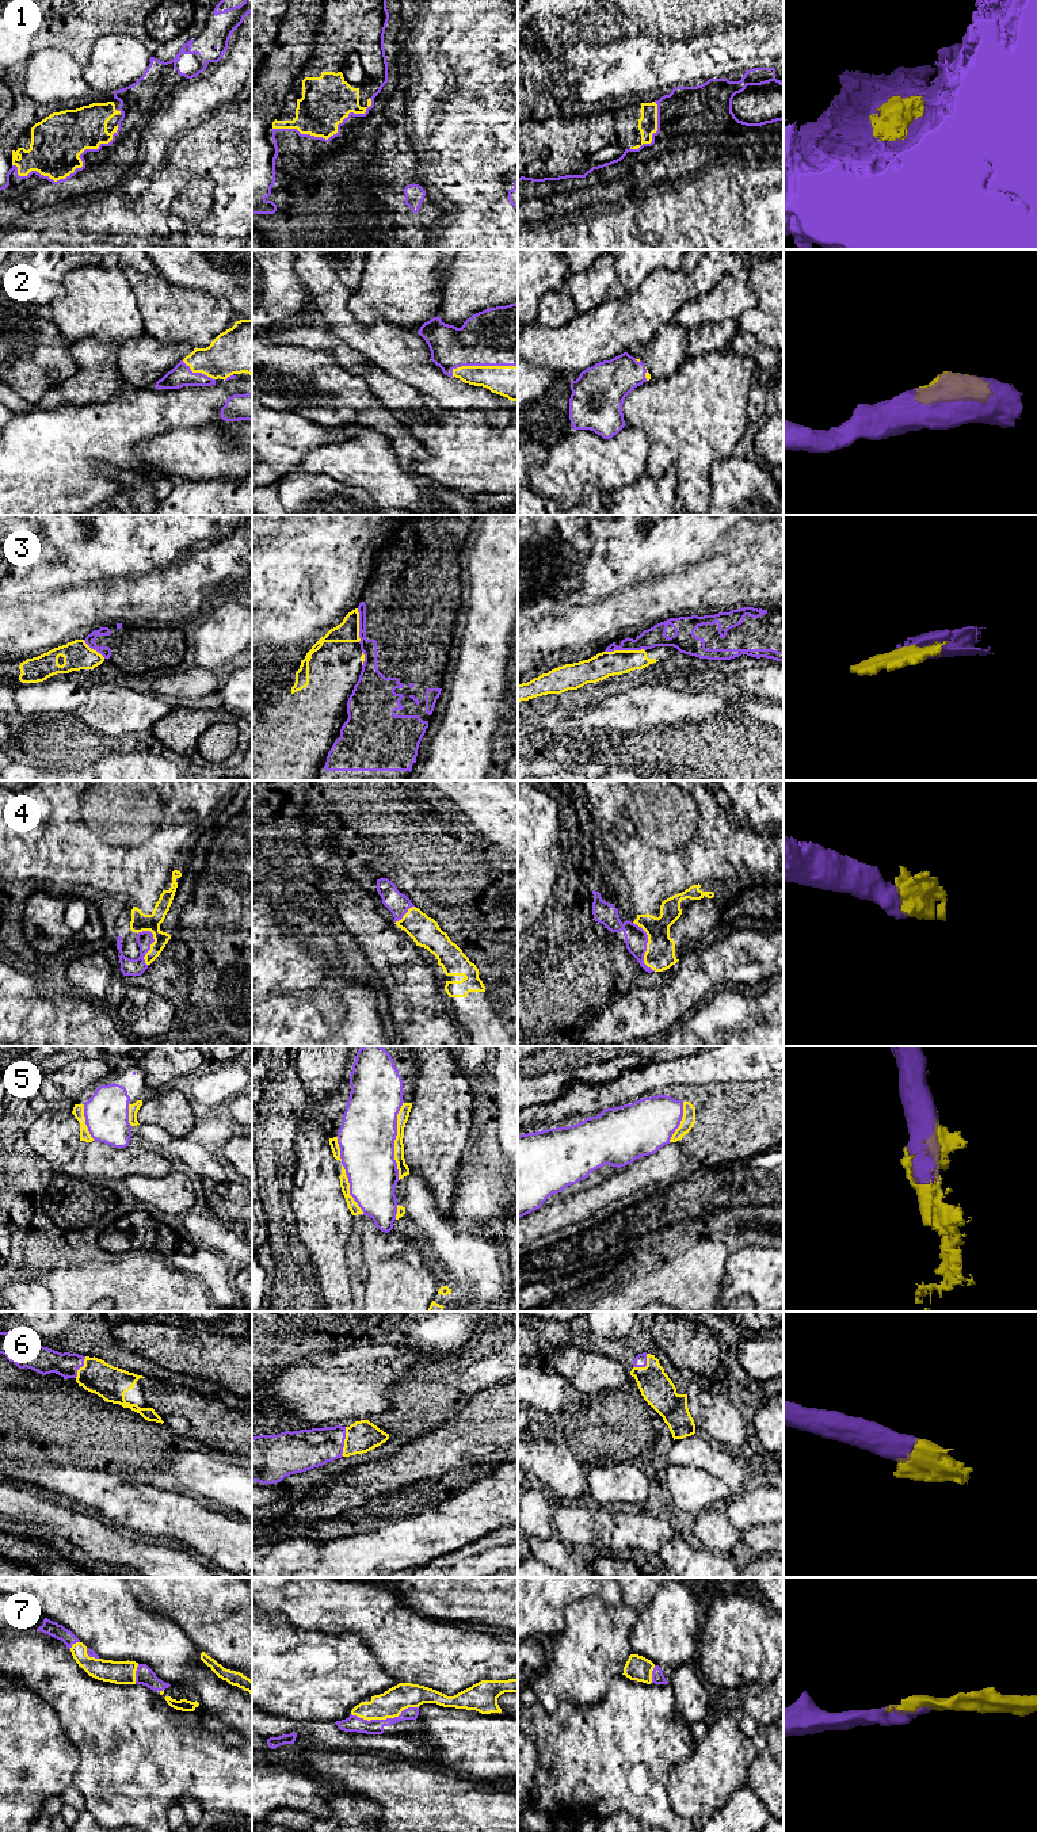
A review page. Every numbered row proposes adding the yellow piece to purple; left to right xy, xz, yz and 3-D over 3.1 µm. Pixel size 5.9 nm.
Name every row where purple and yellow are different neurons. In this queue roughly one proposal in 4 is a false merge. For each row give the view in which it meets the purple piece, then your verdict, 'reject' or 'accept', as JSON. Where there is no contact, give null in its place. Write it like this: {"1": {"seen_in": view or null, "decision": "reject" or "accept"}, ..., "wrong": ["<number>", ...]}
{"1": {"seen_in": "xy", "decision": "reject"}, "2": {"seen_in": "xz", "decision": "accept"}, "3": {"seen_in": "yz", "decision": "reject"}, "4": {"seen_in": "yz", "decision": "accept"}, "5": {"seen_in": "xz", "decision": "accept"}, "6": {"seen_in": "xz", "decision": "accept"}, "7": {"seen_in": "xz", "decision": "accept"}, "wrong": ["1", "3"]}

